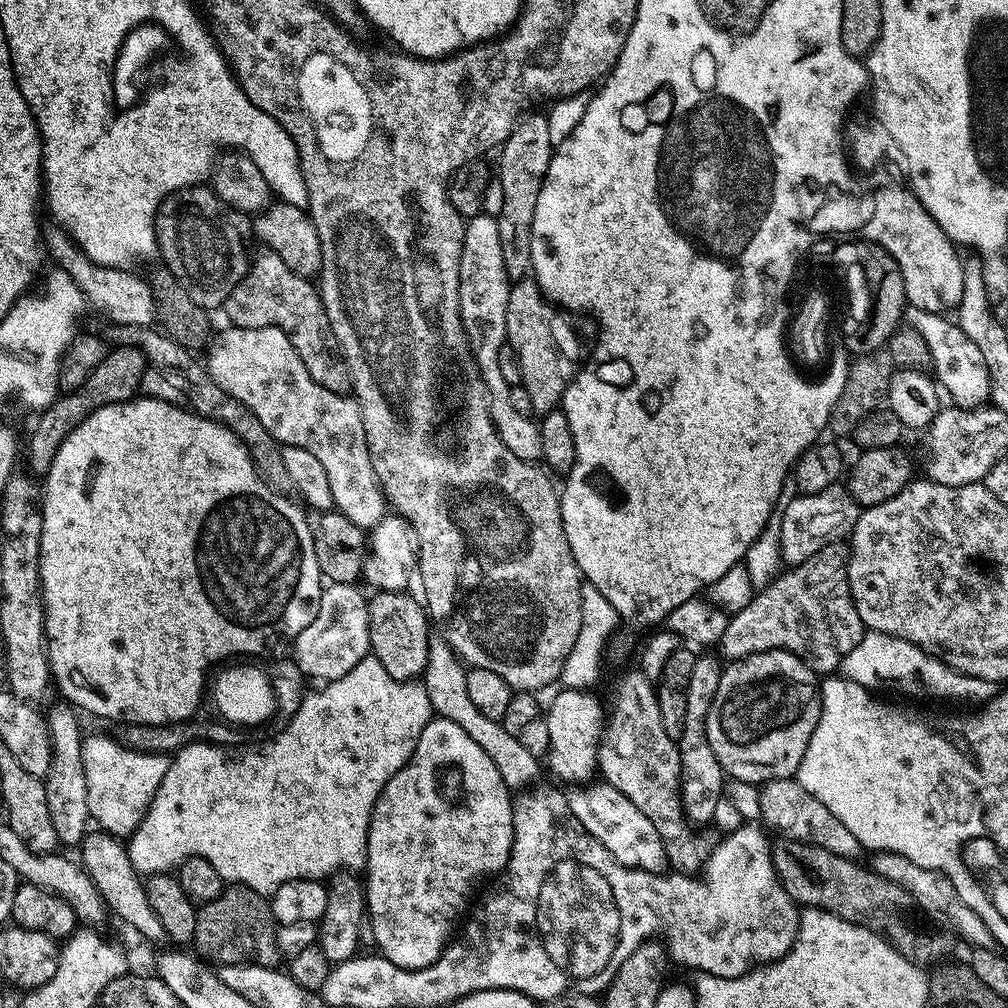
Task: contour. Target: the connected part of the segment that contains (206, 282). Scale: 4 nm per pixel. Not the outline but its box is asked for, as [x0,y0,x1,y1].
[156,186,250,309]

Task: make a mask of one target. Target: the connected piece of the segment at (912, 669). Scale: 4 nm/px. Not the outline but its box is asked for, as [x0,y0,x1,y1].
[839,631,998,706]

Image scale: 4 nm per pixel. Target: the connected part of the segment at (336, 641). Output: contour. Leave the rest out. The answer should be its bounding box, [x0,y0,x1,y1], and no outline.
[294,583,370,682]

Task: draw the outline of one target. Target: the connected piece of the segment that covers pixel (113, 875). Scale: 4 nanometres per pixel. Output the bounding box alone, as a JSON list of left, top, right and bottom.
[78,830,167,942]

